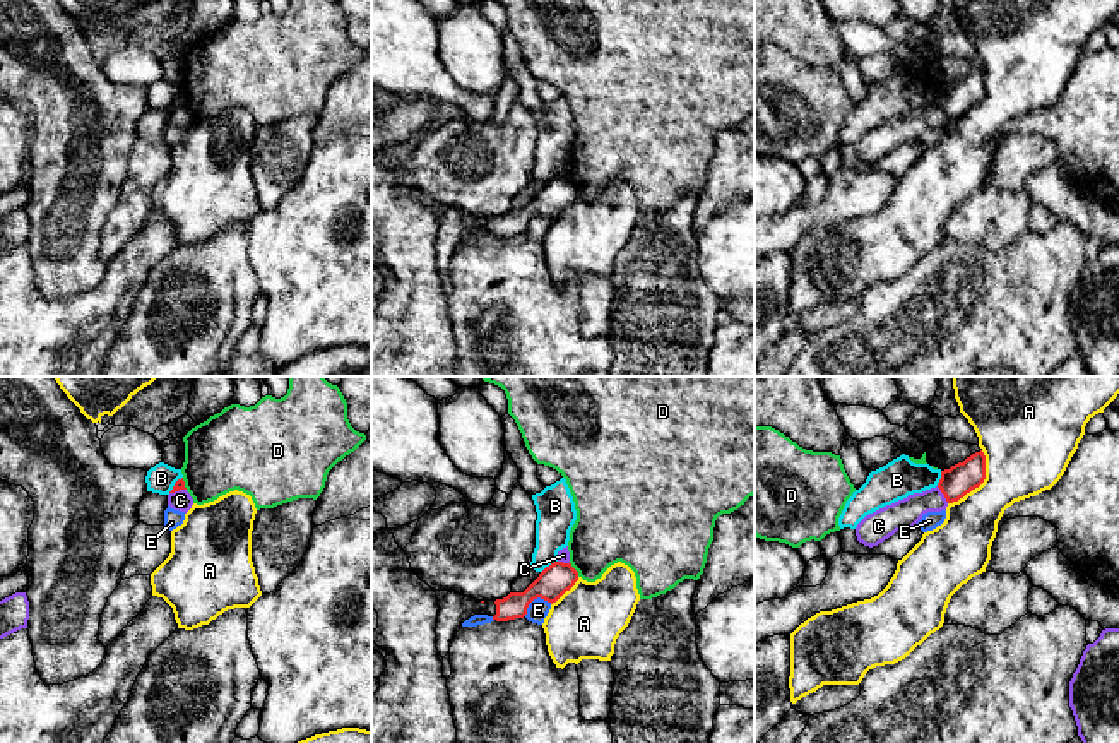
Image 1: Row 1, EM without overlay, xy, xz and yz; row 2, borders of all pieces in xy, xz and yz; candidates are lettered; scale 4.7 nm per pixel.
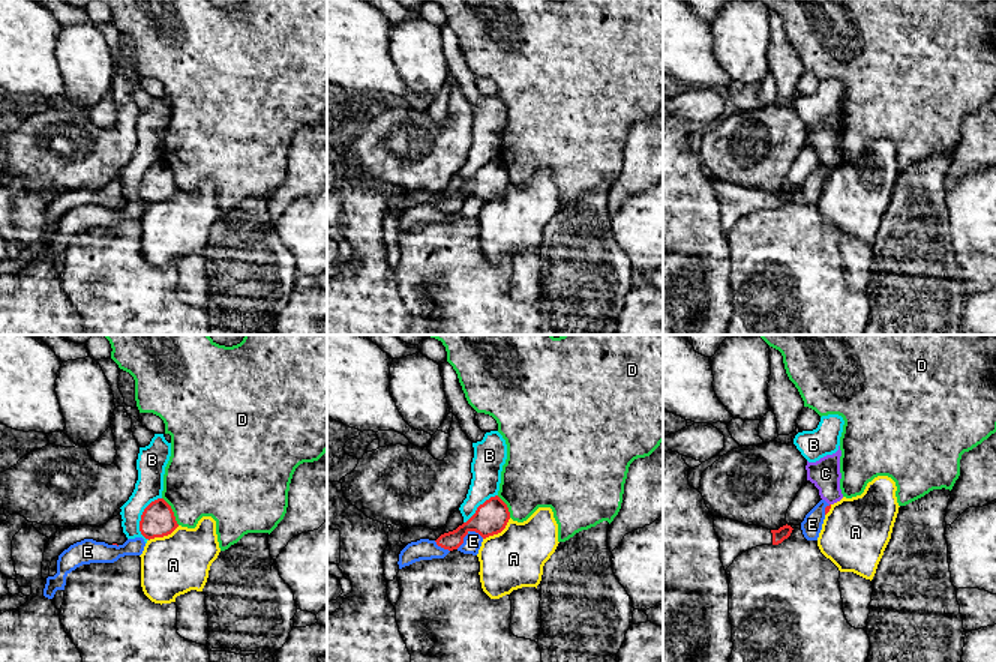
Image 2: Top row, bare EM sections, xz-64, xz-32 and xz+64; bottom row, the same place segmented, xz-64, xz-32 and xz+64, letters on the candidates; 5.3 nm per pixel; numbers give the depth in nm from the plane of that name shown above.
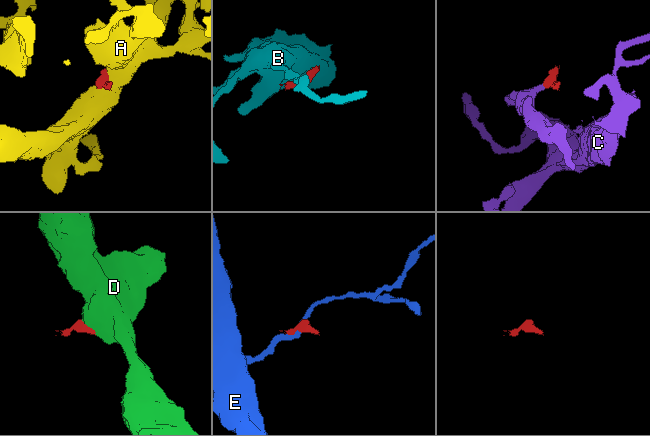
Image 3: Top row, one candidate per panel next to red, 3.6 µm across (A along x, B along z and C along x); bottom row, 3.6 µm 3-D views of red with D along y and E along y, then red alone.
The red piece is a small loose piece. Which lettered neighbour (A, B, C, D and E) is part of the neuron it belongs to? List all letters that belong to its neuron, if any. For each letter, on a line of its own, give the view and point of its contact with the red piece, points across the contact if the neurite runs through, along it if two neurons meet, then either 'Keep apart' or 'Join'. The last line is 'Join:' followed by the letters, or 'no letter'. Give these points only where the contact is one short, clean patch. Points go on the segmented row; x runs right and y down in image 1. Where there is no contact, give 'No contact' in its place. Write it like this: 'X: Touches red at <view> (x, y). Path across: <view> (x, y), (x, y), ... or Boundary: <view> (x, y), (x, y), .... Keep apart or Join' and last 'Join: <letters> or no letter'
A: Touches red at yz (981, 483). Boundary: yz (982, 451), (984, 480), (948, 504). Keep apart
B: Touches red at xz (550, 565). Boundary: xz (556, 560), (541, 572). Keep apart
C: Touches red at yz (943, 493). Boundary: yz (936, 487), (948, 502). Keep apart
D: Touches red at xz (574, 569). Boundary: xz (570, 562), (579, 576). Keep apart
E: Touches red at xz (534, 598). Boundary: xz (551, 603), (536, 598), (524, 615). Keep apart
Join: no letter

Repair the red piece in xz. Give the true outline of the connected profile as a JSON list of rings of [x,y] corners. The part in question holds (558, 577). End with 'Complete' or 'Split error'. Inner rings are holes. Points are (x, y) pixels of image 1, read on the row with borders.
[[[554,562],[524,592],[510,592],[506,597],[496,601],[477,603],[455,591],[435,591],[440,606],[436,620],[436,649],[440,656],[445,657],[448,654],[452,639],[471,616],[488,615],[496,621],[524,618],[534,599],[541,597],[553,604],[577,580],[578,572],[571,563]]]. Split error

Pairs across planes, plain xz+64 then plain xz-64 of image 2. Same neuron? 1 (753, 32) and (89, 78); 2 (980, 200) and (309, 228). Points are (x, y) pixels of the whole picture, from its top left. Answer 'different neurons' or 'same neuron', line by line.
1: same neuron
2: same neuron

